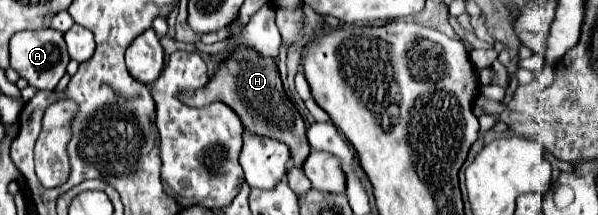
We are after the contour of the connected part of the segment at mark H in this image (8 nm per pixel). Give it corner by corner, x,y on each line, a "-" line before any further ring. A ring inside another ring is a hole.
239,45
239,47
231,49
229,57
223,59
221,63
217,63
215,73
209,79
209,83
203,89
183,95
181,99
191,107
205,107
215,101
225,103
239,115
243,127
249,133
285,143
291,151
291,159
297,169
303,167
303,161
311,153
309,141
305,137
305,123
303,123
299,111
293,107
293,103
289,101
289,97
283,91
283,83
281,83
275,59
261,57
251,47

